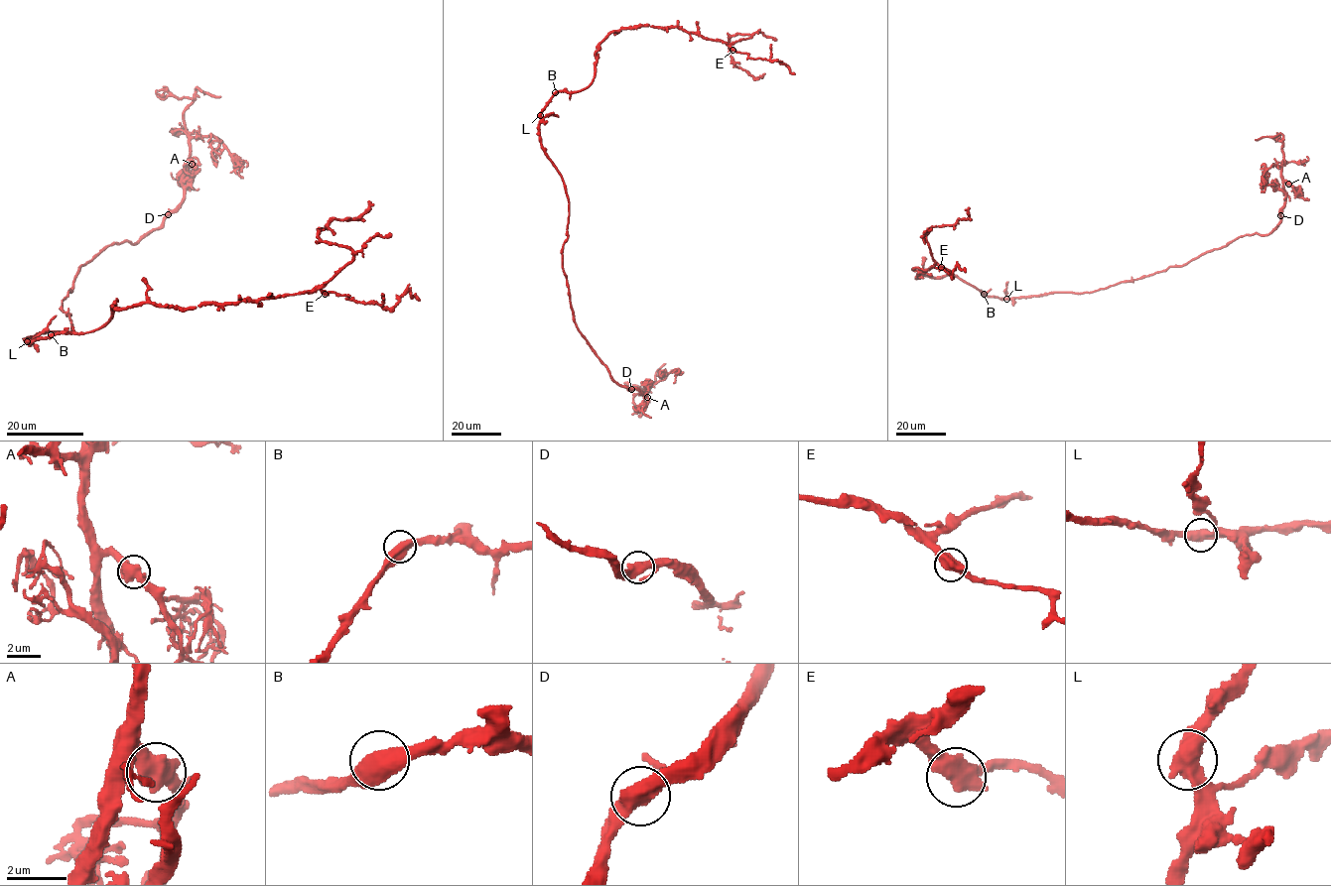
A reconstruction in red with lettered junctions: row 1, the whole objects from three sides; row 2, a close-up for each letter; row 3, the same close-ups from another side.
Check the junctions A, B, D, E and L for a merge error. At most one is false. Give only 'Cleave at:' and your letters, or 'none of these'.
Cleave at: none of these

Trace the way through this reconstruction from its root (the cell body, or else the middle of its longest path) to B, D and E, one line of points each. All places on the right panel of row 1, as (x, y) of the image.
B: (1041, 294), (1011, 298), (984, 294)
D: (1041, 294), (1096, 291), (1169, 267), (1184, 265), (1238, 237), (1268, 234), (1279, 222), (1280, 215)
E: (1041, 294), (989, 297), (954, 276), (930, 277), (921, 274), (917, 277), (935, 264), (941, 267)

